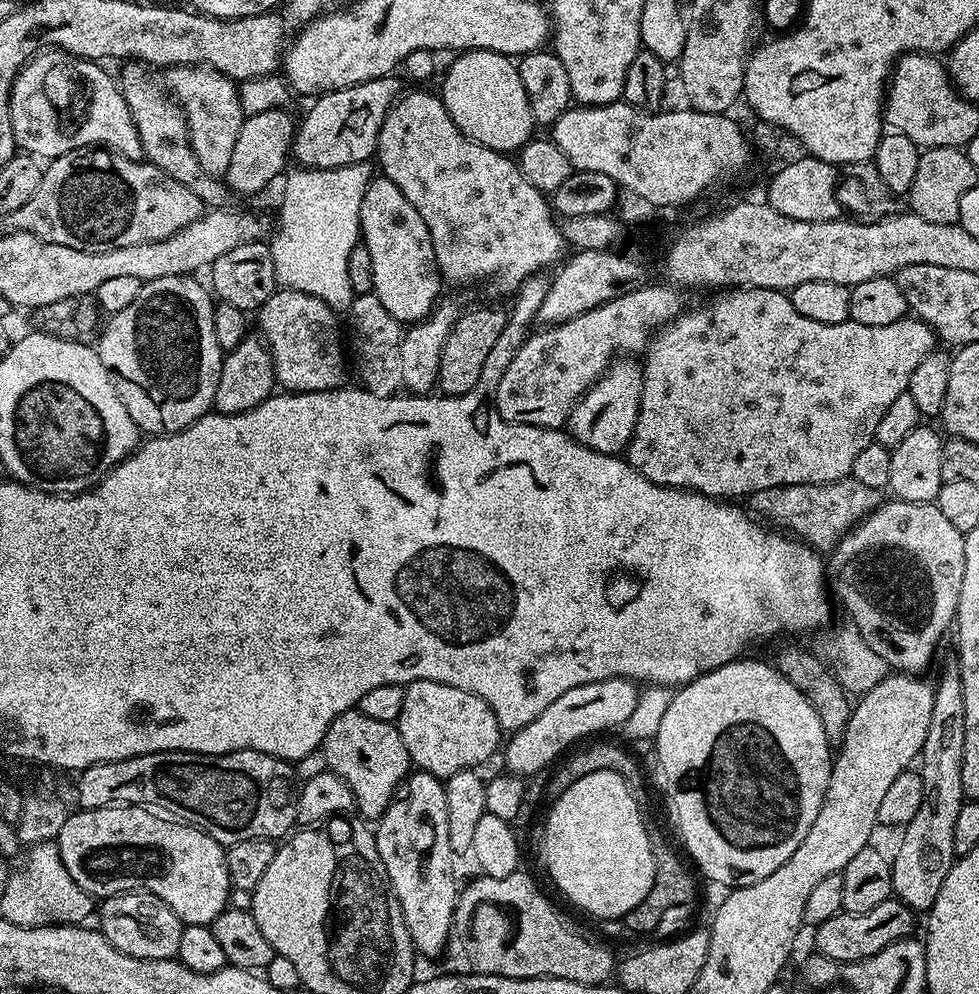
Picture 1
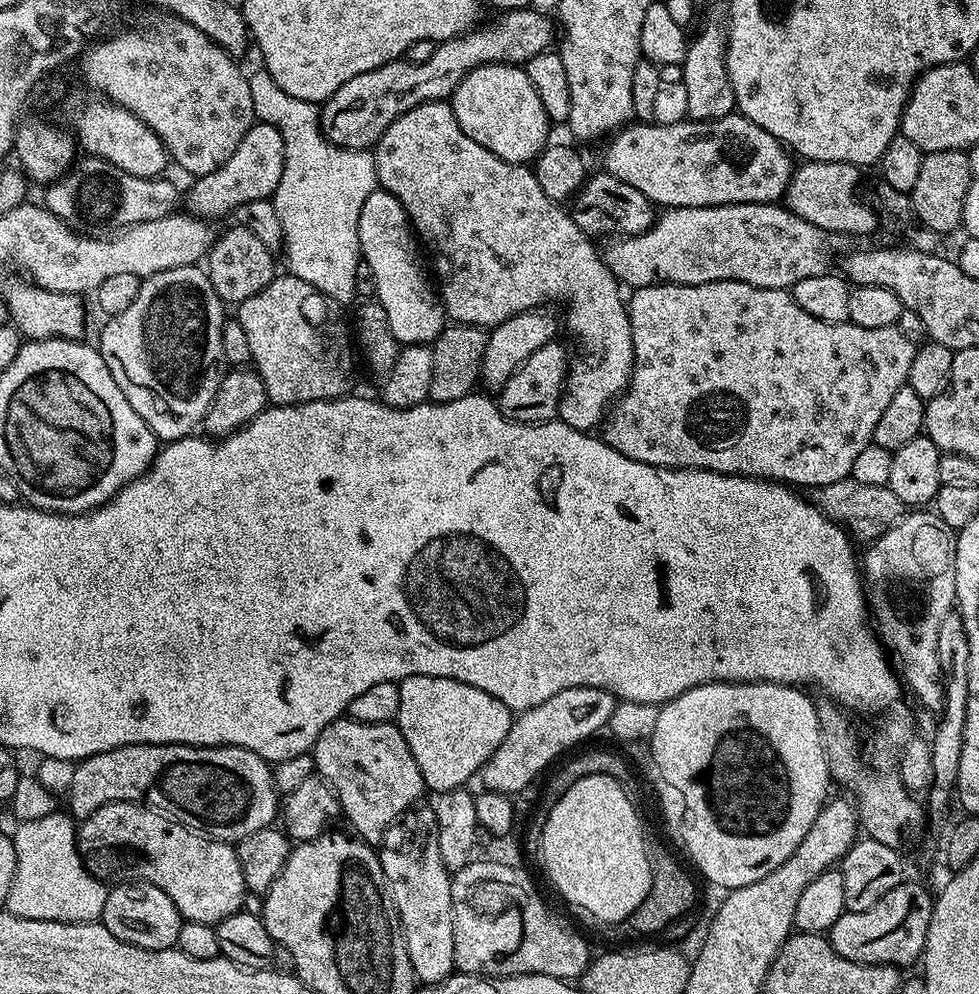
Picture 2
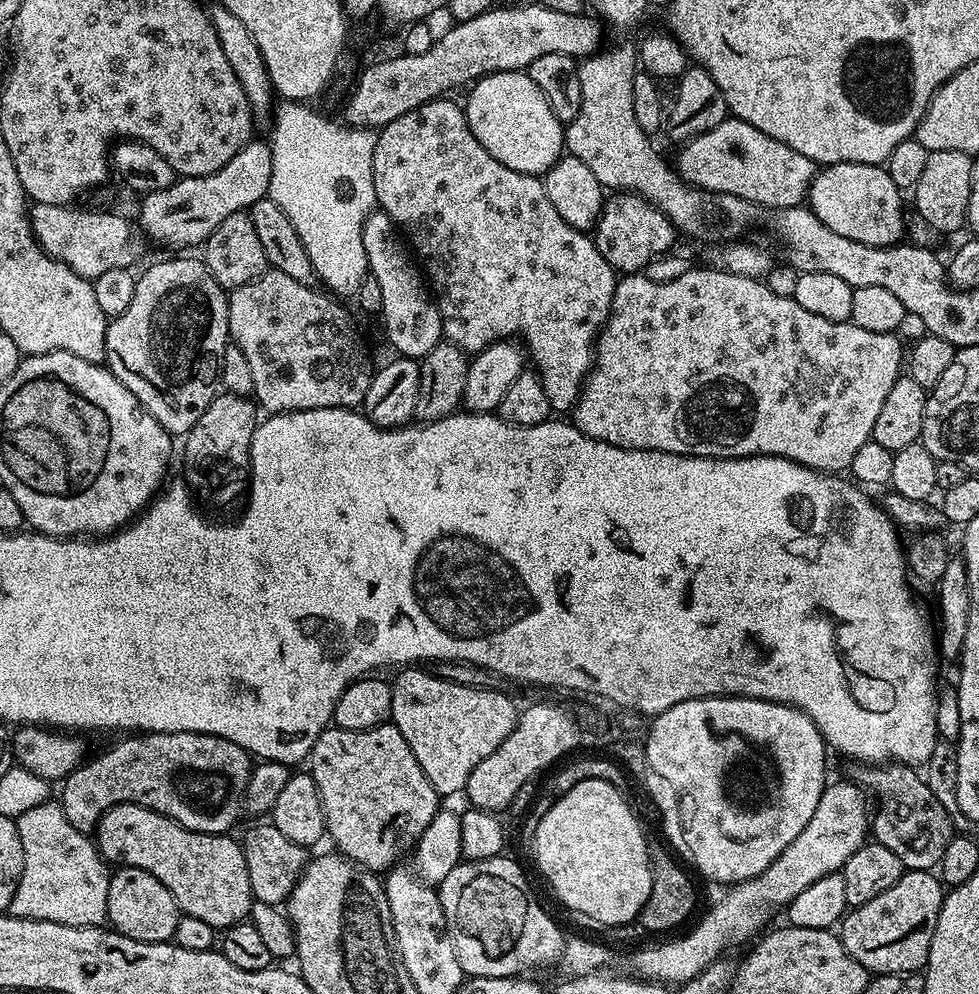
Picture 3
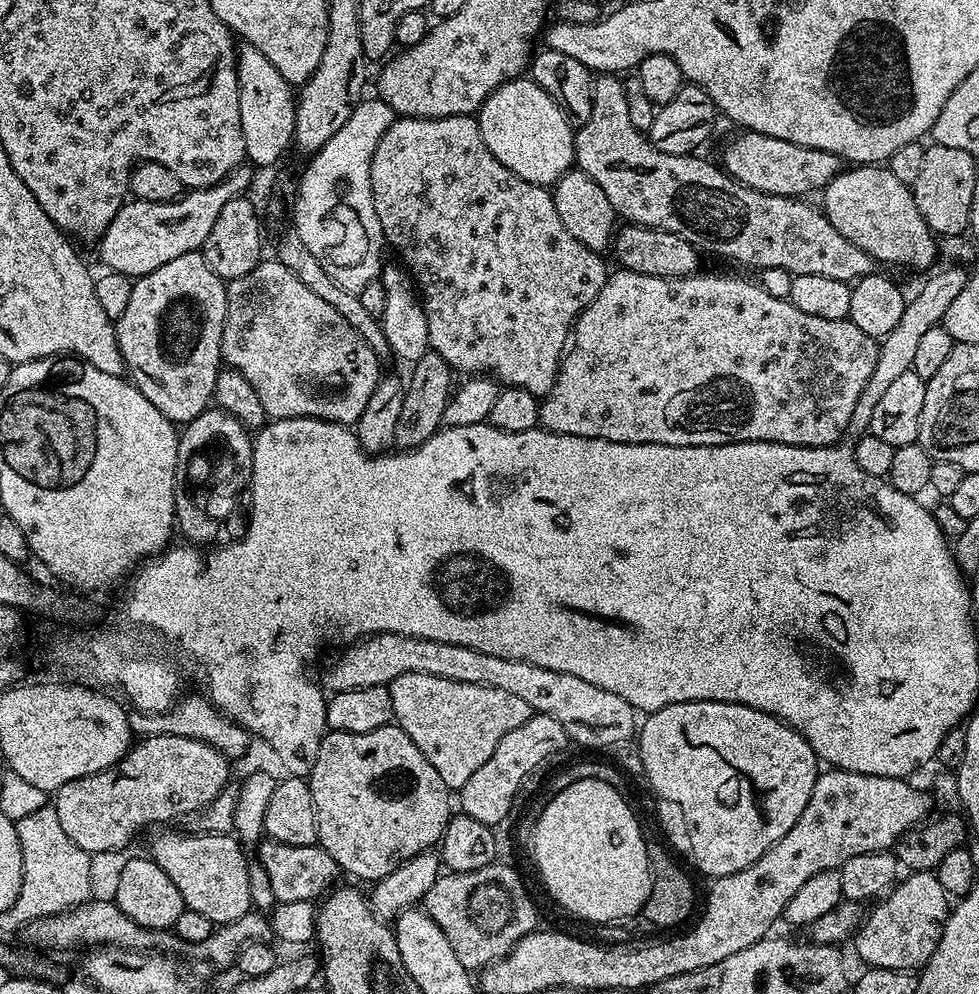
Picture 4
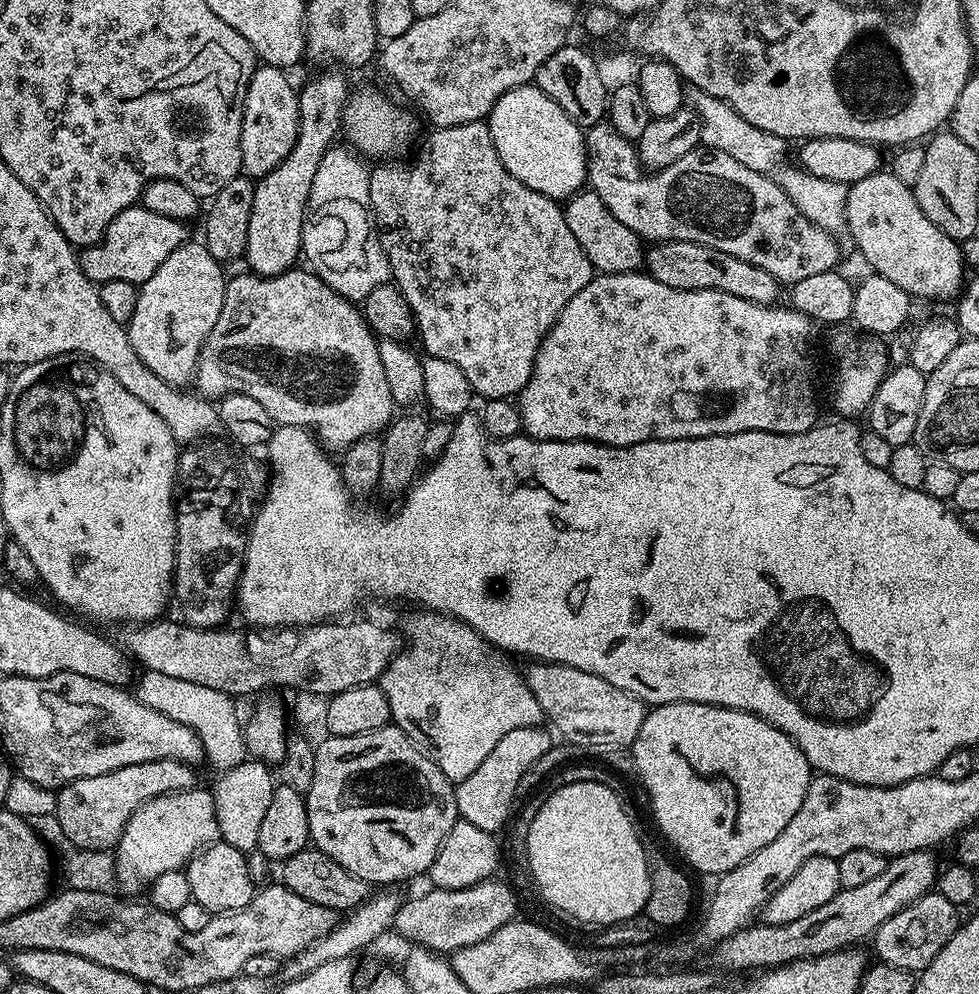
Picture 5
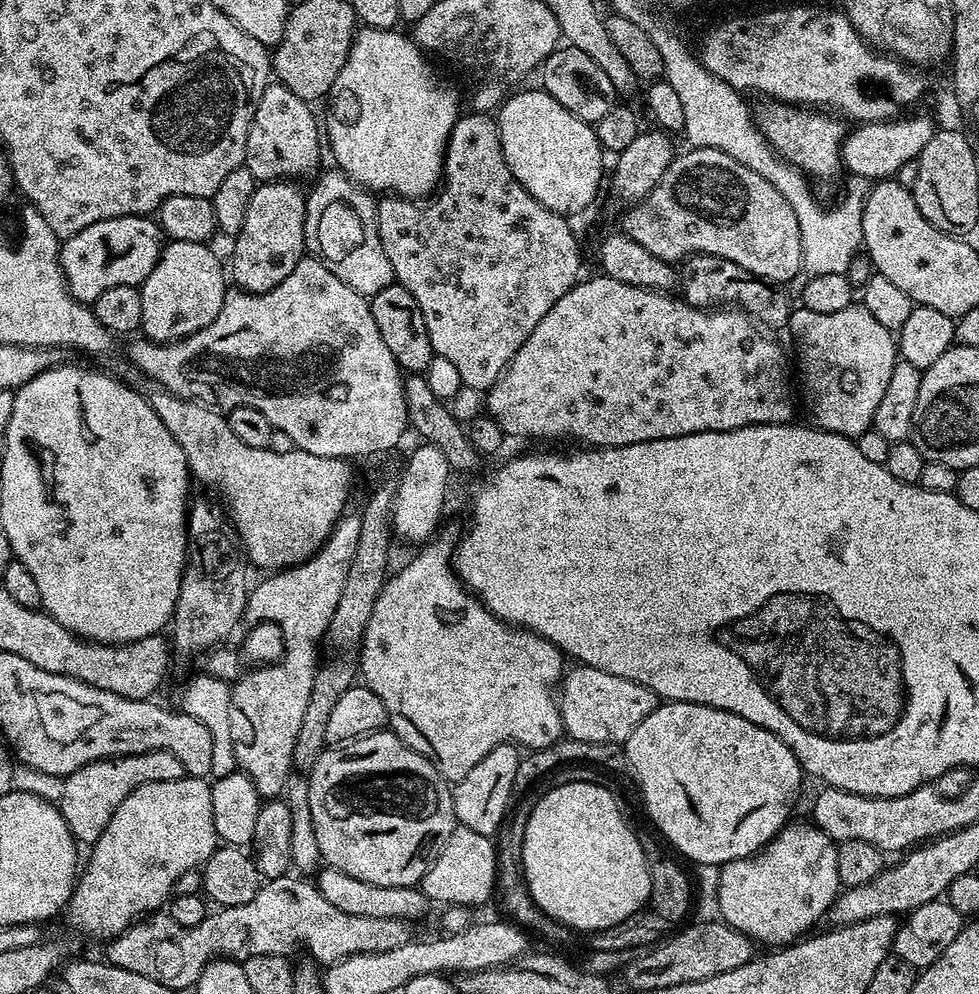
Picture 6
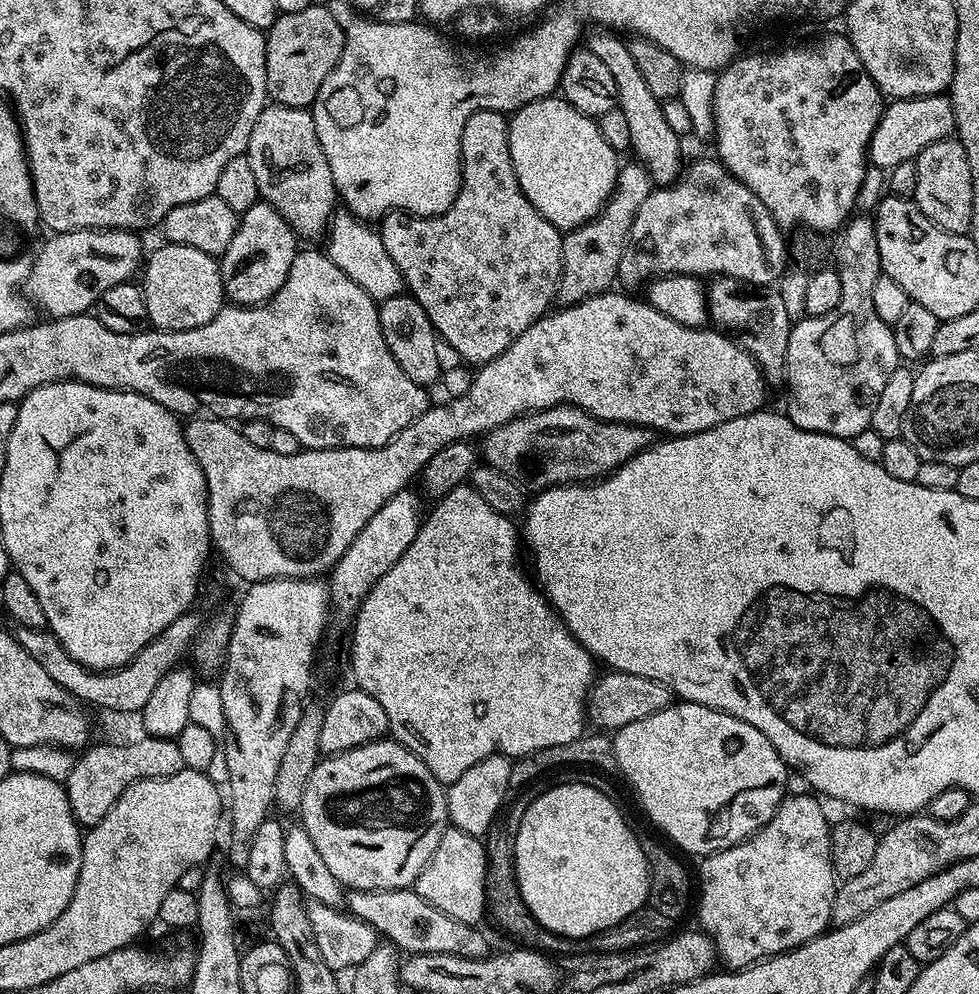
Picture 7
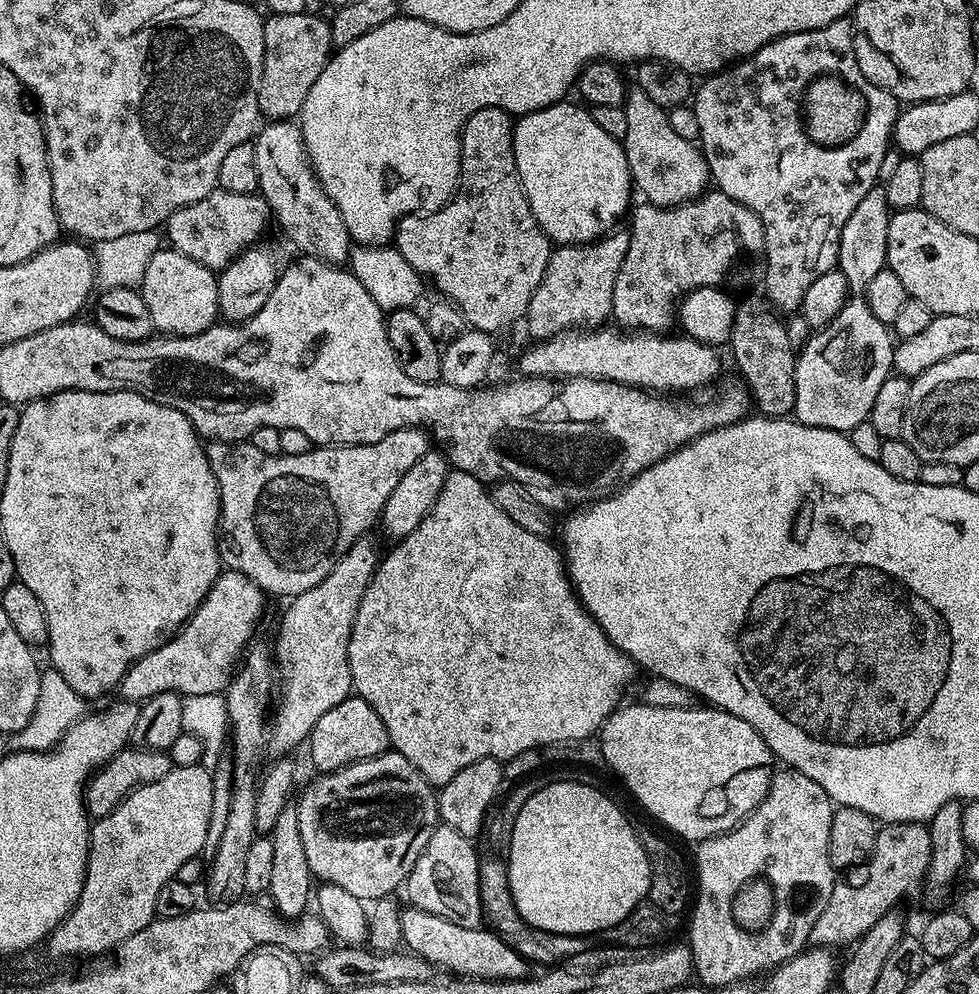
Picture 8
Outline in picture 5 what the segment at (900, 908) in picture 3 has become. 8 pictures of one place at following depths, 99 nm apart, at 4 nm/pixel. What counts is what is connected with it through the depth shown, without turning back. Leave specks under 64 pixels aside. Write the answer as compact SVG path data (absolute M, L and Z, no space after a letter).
M938 891L927 892L922 898L918 898L910 906L898 910L894 918L886 918L882 926L878 926L874 943L876 943L875 959L881 964L889 964L895 968L901 968L913 974L924 971L930 962L954 938L962 923L961 909L948 899L942 898Z

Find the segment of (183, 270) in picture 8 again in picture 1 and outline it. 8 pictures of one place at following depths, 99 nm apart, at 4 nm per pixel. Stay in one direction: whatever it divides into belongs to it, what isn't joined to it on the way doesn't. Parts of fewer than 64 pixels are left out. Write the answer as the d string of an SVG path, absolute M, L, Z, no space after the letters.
M191 275L167 276L141 283L138 298L126 310L111 313L98 336L102 366L116 381L116 389L137 428L144 434L167 434L189 428L213 407L225 353L214 334L214 296Z

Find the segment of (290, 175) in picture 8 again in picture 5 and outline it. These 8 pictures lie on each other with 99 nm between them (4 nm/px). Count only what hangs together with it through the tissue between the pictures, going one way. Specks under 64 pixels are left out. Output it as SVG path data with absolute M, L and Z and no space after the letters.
M261 65L248 82L244 96L242 146L243 173L260 179L283 162L297 141L300 121L300 101L297 89L293 88L283 69Z

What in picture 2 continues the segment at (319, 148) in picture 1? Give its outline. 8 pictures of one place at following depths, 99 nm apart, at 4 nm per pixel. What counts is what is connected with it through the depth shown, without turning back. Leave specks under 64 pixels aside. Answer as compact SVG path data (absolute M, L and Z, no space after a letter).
M535 7L514 8L497 15L500 17L493 24L486 25L485 28L477 26L471 32L464 33L463 36L439 41L434 54L430 54L430 58L426 58L426 62L411 64L406 58L401 58L390 61L386 66L378 66L378 70L358 74L358 78L350 78L350 82L343 84L329 100L323 101L320 108L320 128L324 132L324 137L331 144L336 144L340 148L371 149L382 133L398 117L406 114L406 110L414 110L414 106L422 106L435 100L447 101L462 82L462 78L466 78L468 72L487 64L523 66L528 63L530 58L534 58L534 54L549 51L553 47L552 24L542 13L536 11Z

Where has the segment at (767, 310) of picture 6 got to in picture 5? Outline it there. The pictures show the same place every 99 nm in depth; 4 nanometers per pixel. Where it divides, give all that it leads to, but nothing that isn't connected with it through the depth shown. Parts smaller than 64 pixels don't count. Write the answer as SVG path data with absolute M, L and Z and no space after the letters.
M665 240L653 243L644 253L644 268L647 275L662 282L662 286L674 286L678 290L722 290L726 294L747 296L755 304L775 305L782 291L780 281L774 278L774 274L762 270L762 266L754 266L754 262L742 262L742 258L726 254L726 250L698 242Z

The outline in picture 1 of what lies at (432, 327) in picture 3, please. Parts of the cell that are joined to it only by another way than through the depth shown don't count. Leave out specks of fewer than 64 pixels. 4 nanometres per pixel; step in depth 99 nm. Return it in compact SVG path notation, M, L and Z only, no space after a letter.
M383 174L373 175L366 186L360 211L360 234L362 248L368 251L368 264L372 267L370 288L378 301L401 325L425 320L442 296L442 277L436 265L434 242L430 242L430 230L426 230L422 214L410 206L406 194Z

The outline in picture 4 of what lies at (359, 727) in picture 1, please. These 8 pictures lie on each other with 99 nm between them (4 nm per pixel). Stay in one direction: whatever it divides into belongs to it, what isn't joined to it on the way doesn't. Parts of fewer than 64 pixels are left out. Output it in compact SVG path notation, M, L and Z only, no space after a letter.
M395 722L382 726L378 730L370 730L366 734L329 731L317 747L316 760L310 766L307 782L316 807L316 817L318 818L316 839L319 847L324 848L326 854L330 854L330 858L334 858L334 862L338 862L341 873L348 875L349 872L350 875L357 876L360 880L368 880L367 882L381 880L383 876L394 871L403 860L414 858L419 852L435 849L443 837L448 821L454 815L453 793L446 786L446 782L442 782L442 778L438 778L438 770L434 770L434 766L430 766L430 762L422 754L422 750L418 750L418 746L414 746L412 739Z

